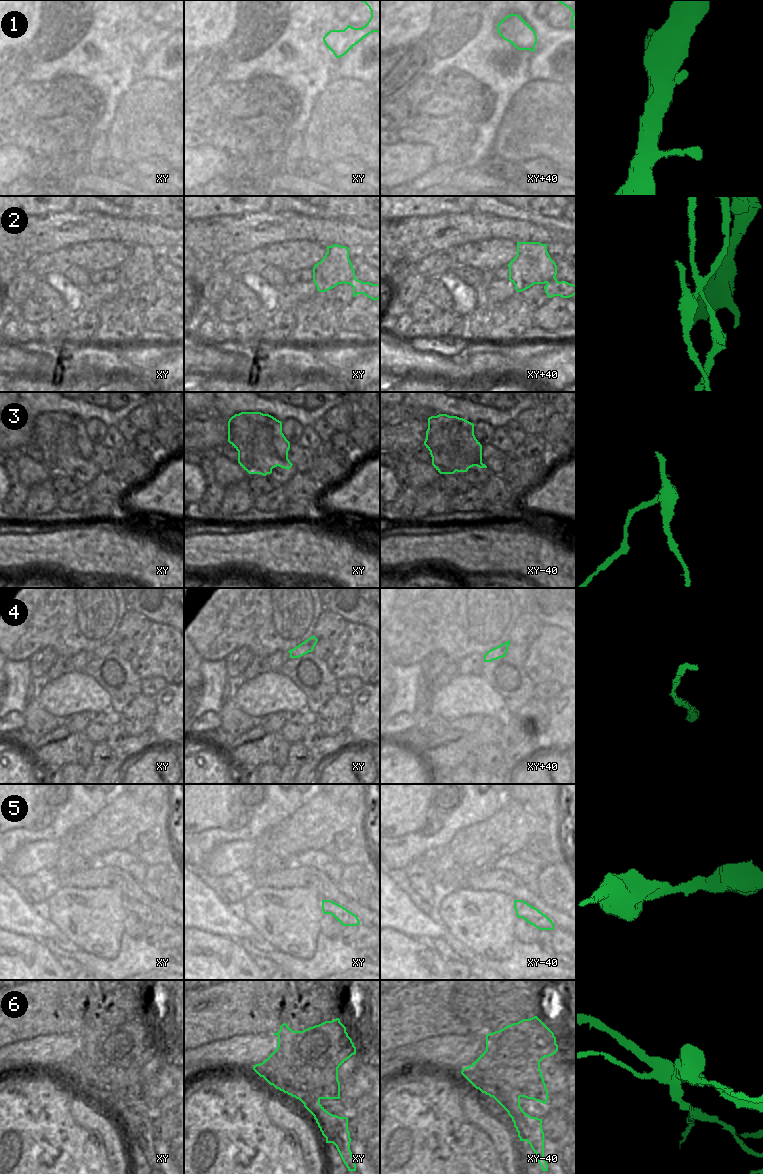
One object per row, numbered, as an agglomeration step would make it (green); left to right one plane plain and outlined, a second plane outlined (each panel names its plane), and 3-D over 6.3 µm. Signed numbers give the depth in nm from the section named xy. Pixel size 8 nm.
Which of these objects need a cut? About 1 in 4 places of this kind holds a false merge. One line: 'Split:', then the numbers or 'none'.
Split: 2, 3, 6

